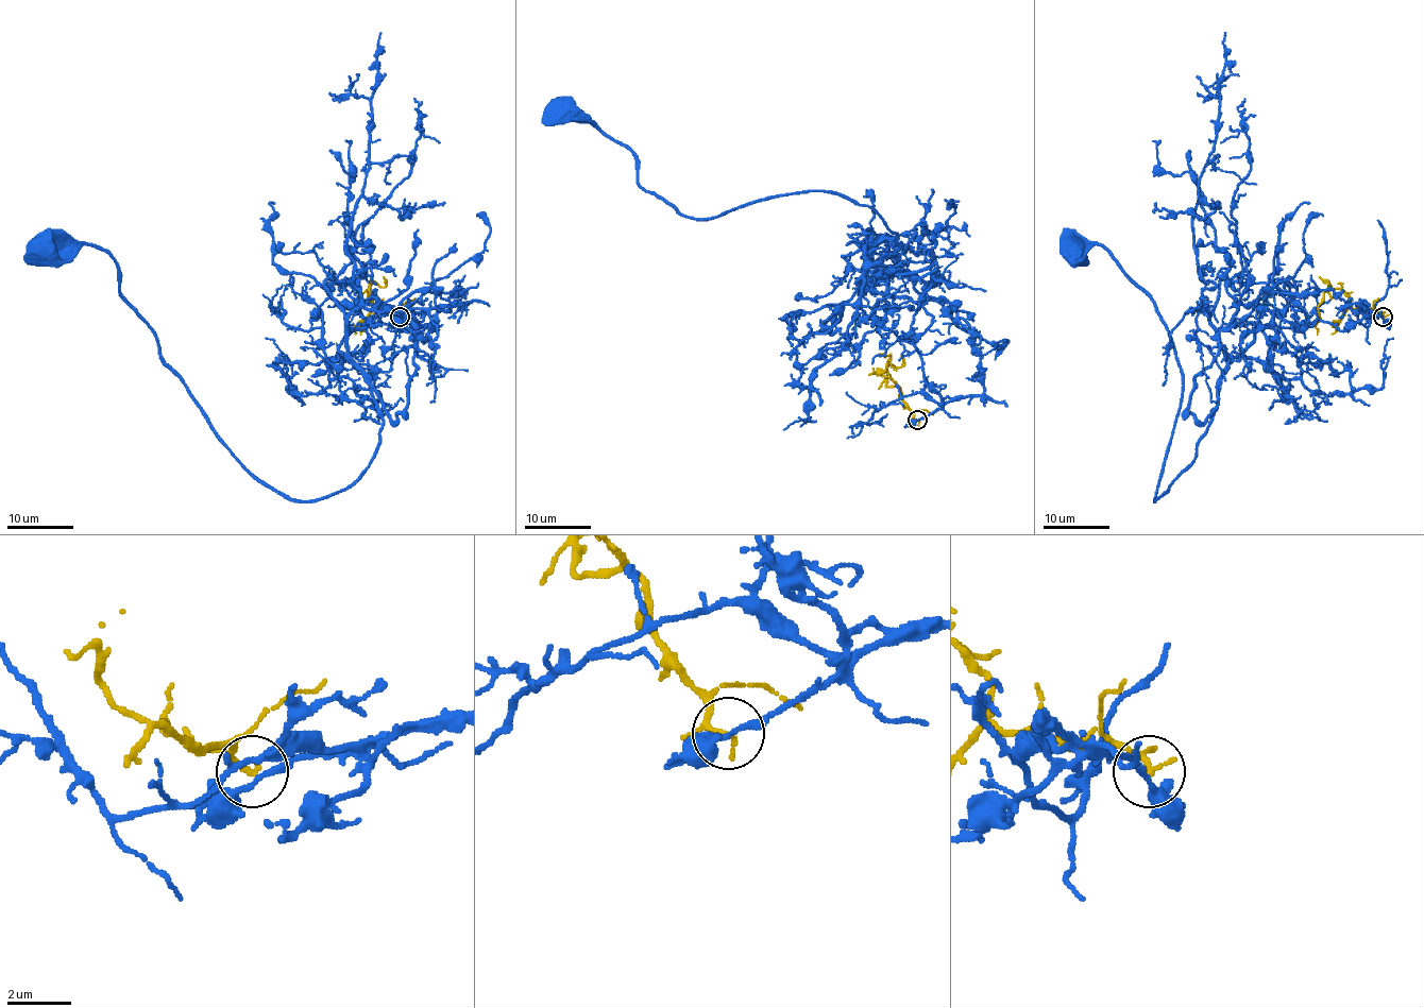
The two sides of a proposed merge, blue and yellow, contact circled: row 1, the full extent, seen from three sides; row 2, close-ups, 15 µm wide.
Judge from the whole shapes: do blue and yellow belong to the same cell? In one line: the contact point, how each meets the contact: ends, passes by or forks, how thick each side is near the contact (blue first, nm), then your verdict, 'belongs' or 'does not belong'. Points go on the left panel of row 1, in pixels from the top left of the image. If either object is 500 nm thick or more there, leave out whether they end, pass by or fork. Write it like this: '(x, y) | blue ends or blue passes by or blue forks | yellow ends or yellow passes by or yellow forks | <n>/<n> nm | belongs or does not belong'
(400, 317) | blue passes by | yellow passes by | 180/150 nm | does not belong

